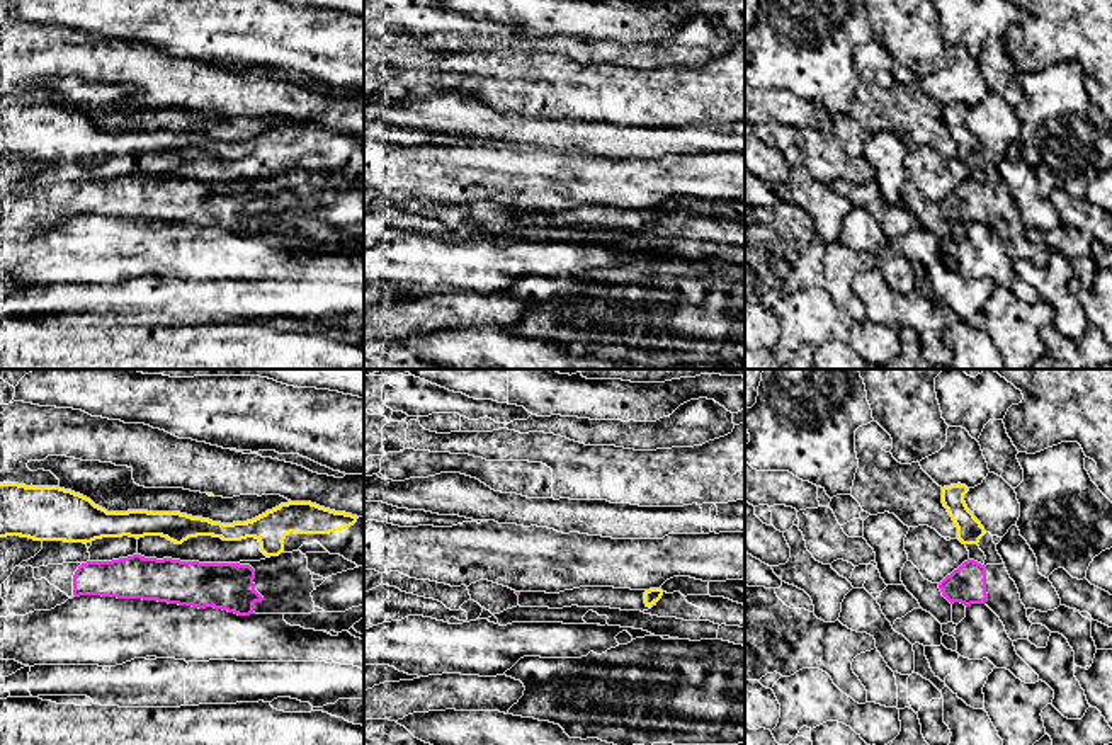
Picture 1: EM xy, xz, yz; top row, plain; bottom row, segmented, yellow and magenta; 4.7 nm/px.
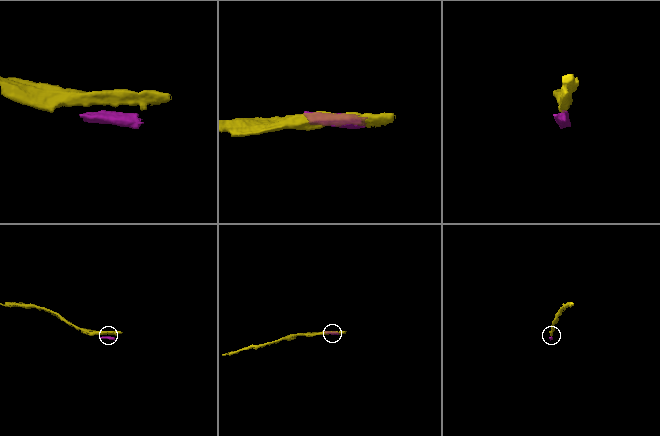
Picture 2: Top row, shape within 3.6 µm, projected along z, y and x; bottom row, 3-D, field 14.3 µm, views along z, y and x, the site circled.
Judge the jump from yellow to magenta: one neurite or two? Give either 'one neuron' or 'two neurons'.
two neurons

